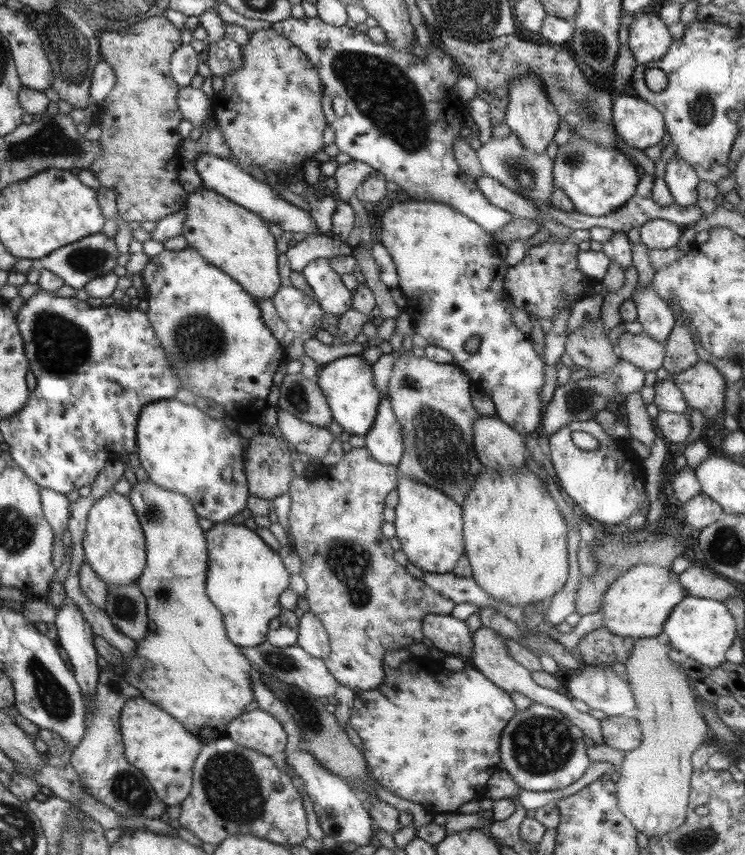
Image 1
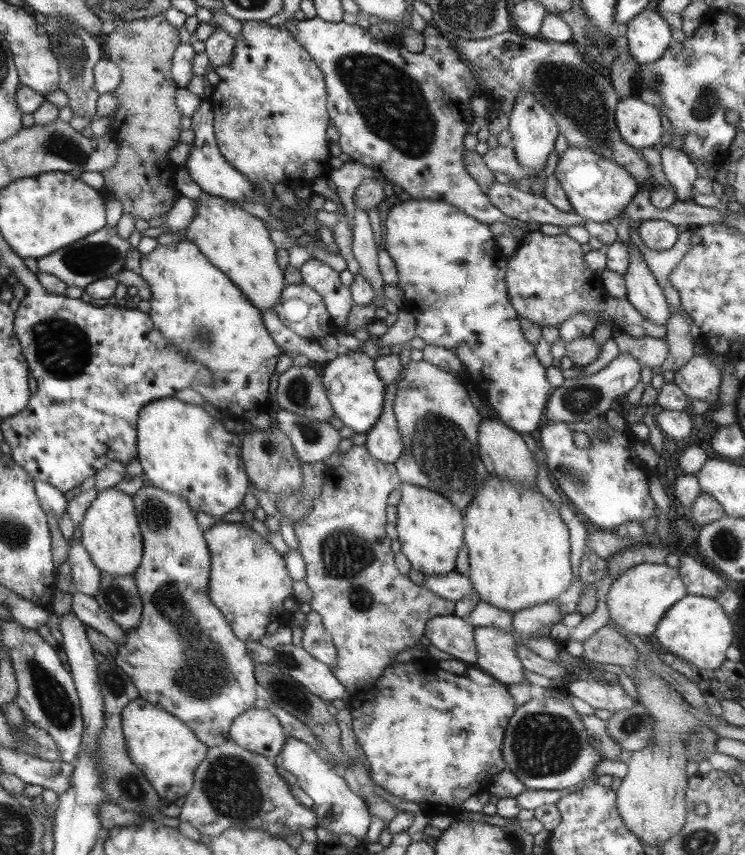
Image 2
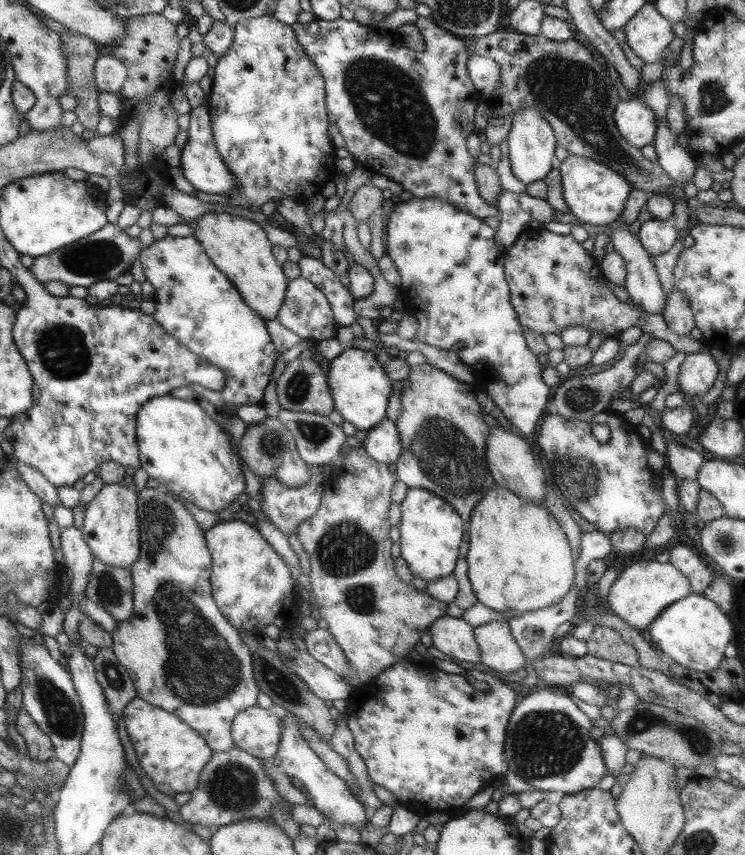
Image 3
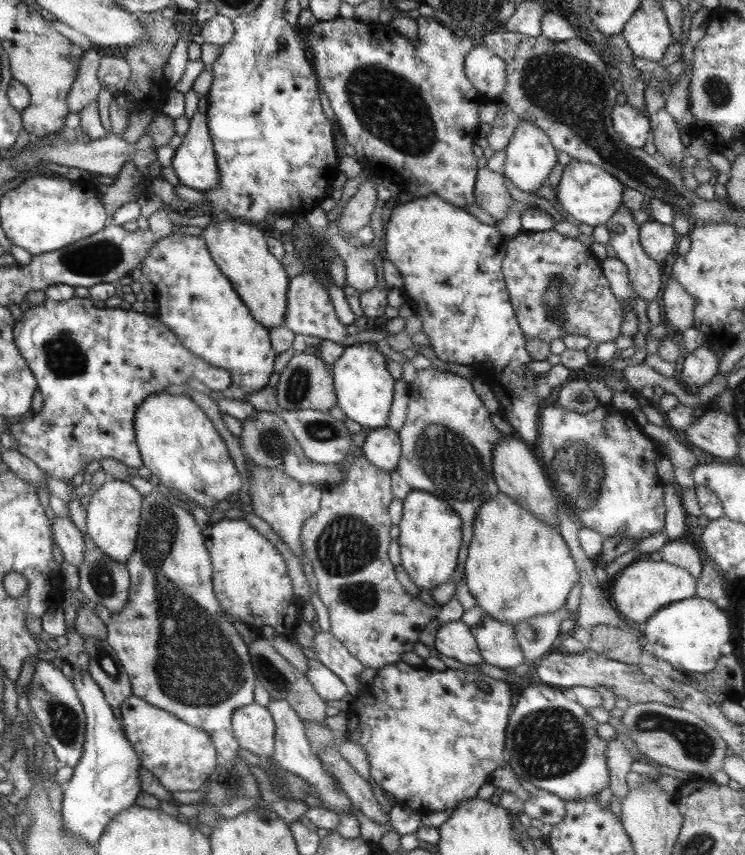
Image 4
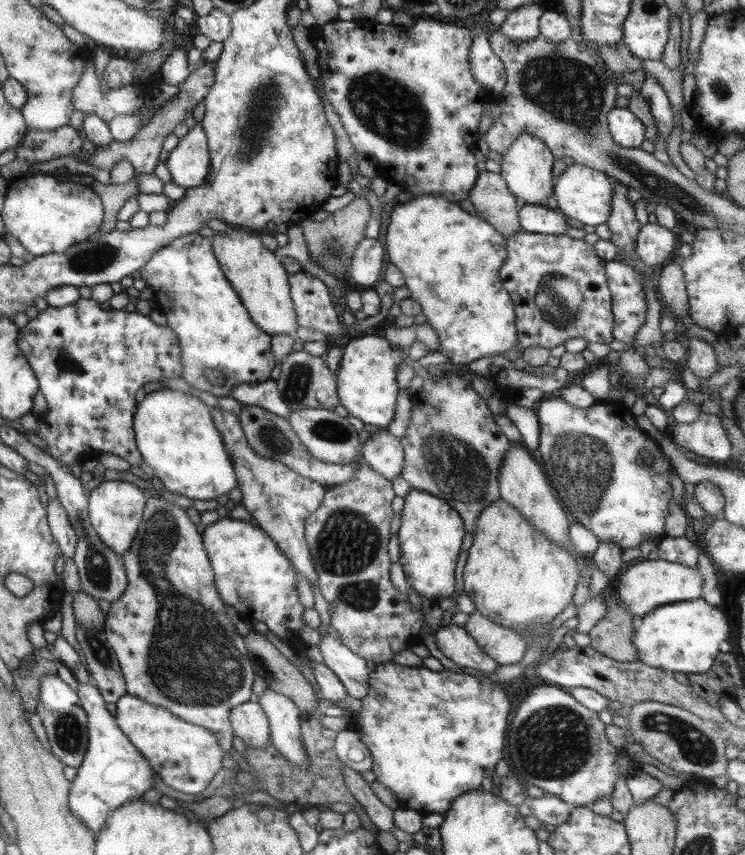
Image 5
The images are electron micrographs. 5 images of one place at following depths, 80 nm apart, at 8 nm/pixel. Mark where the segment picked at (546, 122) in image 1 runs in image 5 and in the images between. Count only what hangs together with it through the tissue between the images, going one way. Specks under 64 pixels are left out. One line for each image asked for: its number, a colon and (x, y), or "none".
2: (533, 132)
3: (530, 142)
4: (529, 157)
5: (526, 167)

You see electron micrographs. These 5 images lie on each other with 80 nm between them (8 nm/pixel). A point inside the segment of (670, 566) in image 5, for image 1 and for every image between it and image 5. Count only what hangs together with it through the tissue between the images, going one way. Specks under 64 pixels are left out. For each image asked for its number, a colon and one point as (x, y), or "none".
1: (636, 605)
2: (636, 600)
3: (642, 590)
4: (643, 587)

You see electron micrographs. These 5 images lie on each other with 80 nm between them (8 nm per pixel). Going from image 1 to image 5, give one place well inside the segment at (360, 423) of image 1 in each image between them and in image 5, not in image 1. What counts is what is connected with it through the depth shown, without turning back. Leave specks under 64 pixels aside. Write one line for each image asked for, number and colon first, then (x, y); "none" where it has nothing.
2: (356, 394)
3: (360, 389)
4: (363, 387)
5: (365, 379)

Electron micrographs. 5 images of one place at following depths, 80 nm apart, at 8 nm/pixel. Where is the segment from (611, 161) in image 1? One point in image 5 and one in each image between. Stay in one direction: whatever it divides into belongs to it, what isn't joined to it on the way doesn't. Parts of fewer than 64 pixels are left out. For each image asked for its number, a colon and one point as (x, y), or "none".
2: (597, 189)
3: (593, 193)
4: (588, 194)
5: (583, 194)

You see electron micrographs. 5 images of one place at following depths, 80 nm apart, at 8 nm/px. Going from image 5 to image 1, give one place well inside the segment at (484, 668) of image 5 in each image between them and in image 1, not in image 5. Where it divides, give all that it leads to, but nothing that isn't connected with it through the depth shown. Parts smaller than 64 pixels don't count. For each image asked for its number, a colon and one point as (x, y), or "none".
1: (449, 635)
2: (447, 633)
3: (452, 636)
4: (454, 640)

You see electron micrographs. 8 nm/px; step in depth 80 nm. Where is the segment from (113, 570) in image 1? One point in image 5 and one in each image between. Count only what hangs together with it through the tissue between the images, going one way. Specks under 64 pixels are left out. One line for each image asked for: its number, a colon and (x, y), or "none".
2: (110, 535)
3: (110, 529)
4: (112, 517)
5: (115, 508)

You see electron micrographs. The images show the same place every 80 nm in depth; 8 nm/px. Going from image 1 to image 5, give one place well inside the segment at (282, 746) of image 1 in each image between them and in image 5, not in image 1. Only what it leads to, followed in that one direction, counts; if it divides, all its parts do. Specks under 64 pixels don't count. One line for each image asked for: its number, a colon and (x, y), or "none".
2: (258, 731)
3: (255, 730)
4: (252, 725)
5: (247, 720)

